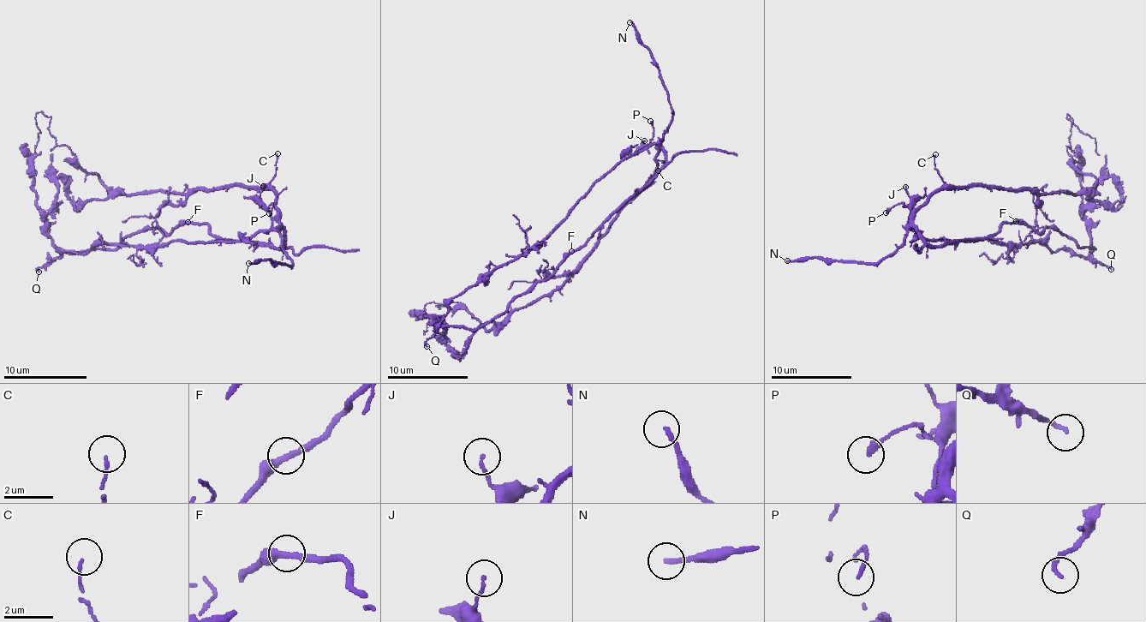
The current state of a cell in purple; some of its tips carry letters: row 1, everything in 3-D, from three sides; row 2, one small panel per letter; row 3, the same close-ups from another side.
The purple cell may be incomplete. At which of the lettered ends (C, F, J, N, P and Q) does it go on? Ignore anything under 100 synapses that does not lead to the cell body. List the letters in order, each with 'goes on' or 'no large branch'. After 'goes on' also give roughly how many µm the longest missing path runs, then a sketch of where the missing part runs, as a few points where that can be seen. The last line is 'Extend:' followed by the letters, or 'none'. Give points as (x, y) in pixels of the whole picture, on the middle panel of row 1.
C: no large branch
F: no large branch
J: no large branch
N: no large branch
P: no large branch
Q: no large branch
Extend: none

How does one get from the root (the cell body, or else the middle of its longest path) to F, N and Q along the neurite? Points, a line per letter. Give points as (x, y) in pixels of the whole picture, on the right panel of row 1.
F: (950, 187), (935, 193), (916, 212), (914, 224), (928, 242), (990, 239), (1002, 223), (1016, 221)
N: (950, 187), (935, 193), (916, 212), (905, 239), (875, 263), (823, 260), (815, 257), (787, 260)
Q: (950, 187), (910, 218), (923, 239), (1042, 242), (1050, 251), (1092, 257), (1111, 269)

